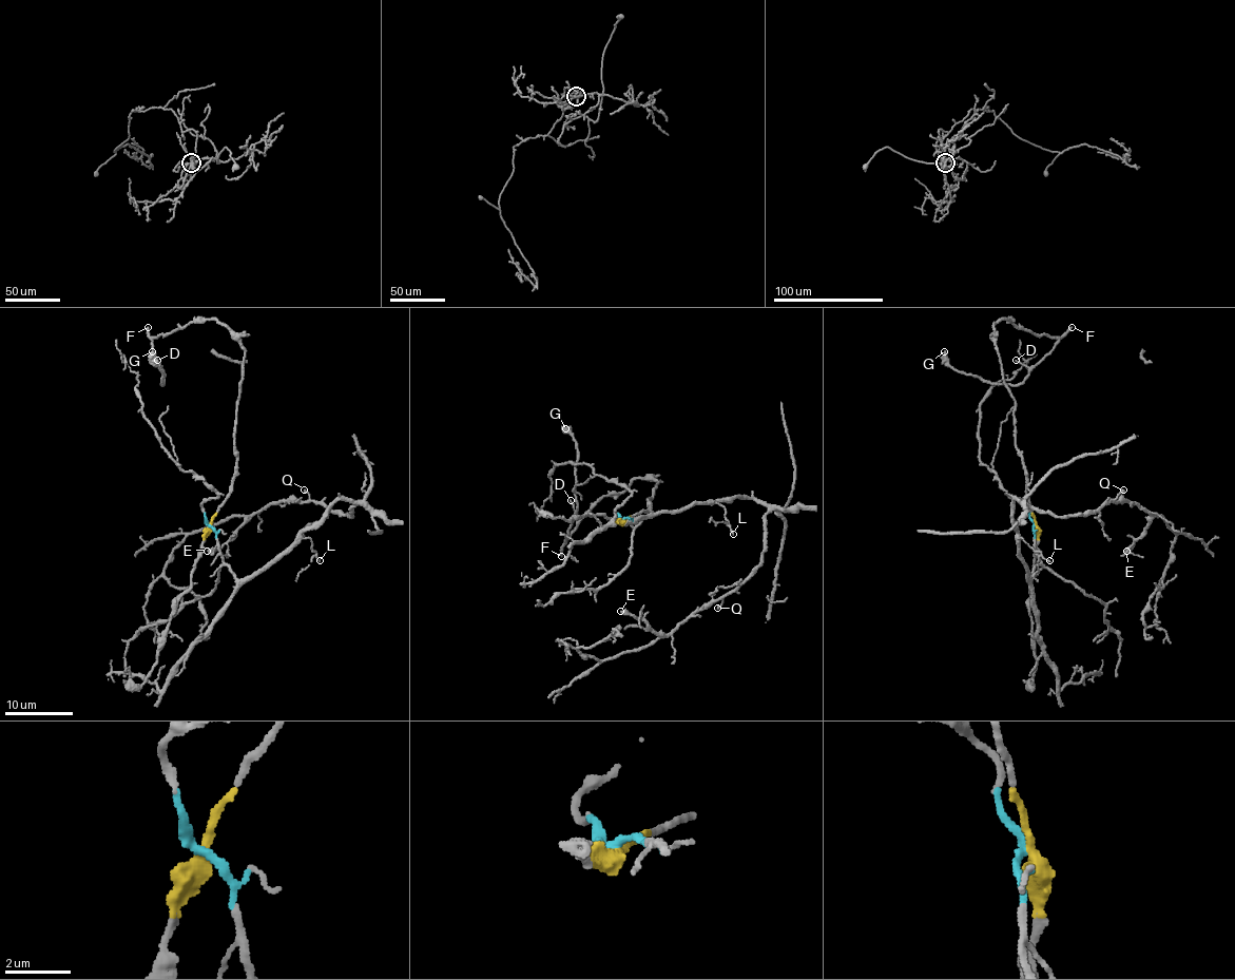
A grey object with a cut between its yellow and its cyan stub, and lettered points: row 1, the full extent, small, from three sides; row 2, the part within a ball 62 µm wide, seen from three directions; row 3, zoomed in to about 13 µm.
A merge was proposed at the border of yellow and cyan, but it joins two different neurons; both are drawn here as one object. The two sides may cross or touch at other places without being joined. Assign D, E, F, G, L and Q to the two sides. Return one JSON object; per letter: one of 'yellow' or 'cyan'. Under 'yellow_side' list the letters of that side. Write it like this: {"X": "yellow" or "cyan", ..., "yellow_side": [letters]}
{"D": "yellow", "E": "cyan", "F": "yellow", "G": "yellow", "L": "cyan", "Q": "cyan", "yellow_side": ["D", "F", "G"]}

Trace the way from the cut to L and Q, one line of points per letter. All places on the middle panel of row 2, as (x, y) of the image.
L: (622, 520), (626, 517), (636, 524), (653, 514), (677, 512), (694, 503), (714, 503), (721, 505), (733, 534)
Q: (622, 520), (626, 517), (636, 524), (695, 503), (757, 498), (768, 508), (763, 561), (718, 608)

